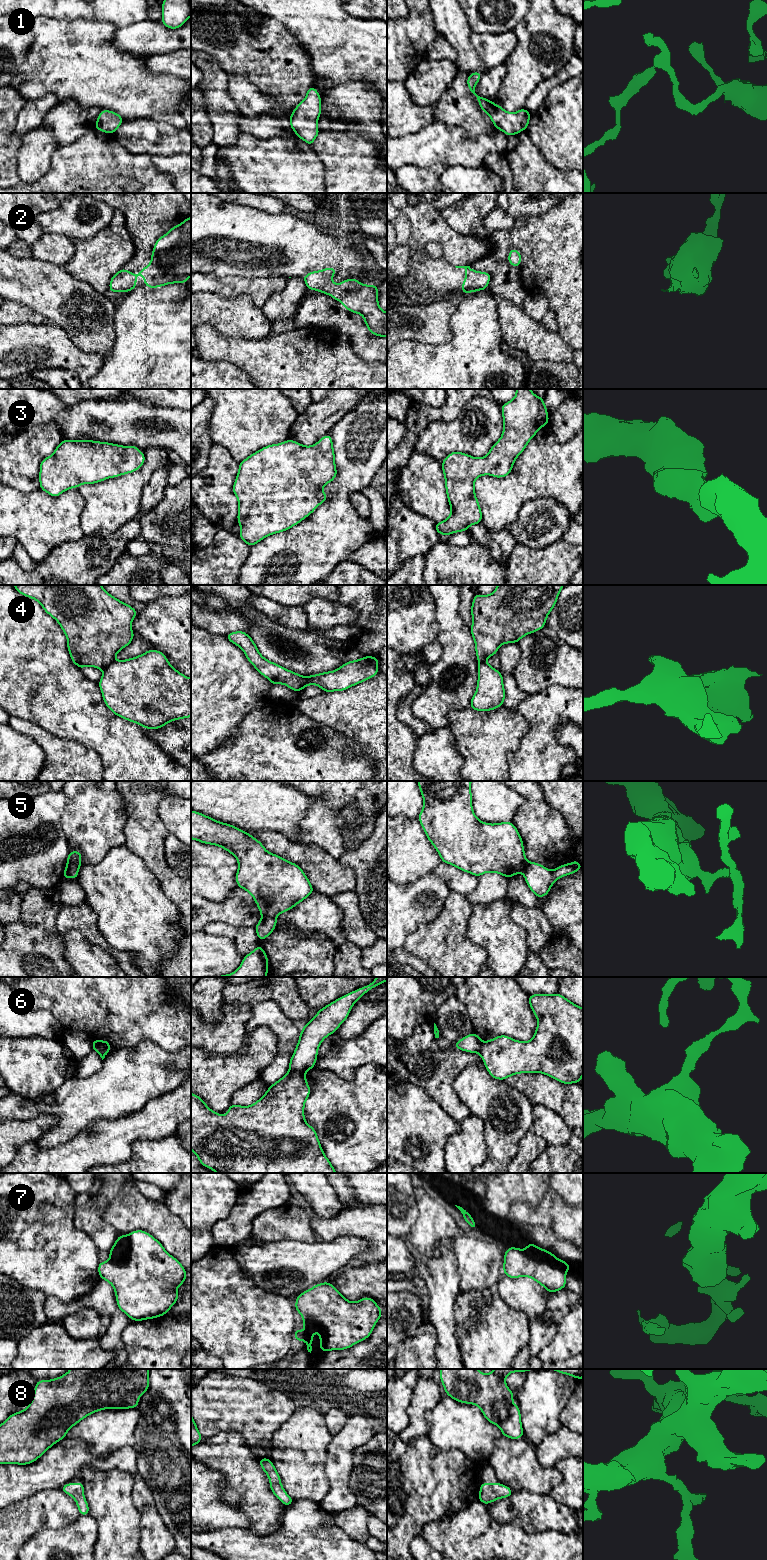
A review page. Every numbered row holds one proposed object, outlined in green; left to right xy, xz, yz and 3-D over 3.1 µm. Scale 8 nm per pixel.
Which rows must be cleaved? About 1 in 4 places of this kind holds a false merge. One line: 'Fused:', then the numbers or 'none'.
Fused: 4, 5, 6, 7

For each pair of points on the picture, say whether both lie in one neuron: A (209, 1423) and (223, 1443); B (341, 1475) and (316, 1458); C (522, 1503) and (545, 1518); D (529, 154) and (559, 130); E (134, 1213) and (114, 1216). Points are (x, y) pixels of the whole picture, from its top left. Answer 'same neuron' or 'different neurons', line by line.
A: different neurons
B: different neurons
C: same neuron
D: different neurons
E: same neuron

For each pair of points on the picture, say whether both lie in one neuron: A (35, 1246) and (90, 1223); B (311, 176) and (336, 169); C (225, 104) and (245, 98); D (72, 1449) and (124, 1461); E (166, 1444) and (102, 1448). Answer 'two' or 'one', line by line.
A: two
B: two
C: two
D: one
E: two

